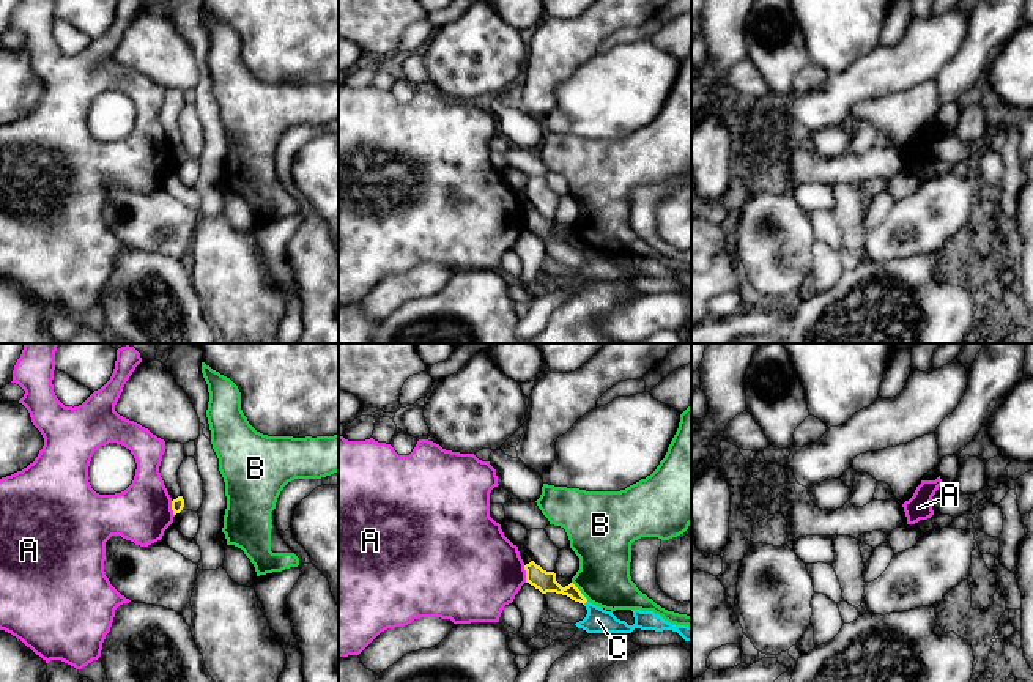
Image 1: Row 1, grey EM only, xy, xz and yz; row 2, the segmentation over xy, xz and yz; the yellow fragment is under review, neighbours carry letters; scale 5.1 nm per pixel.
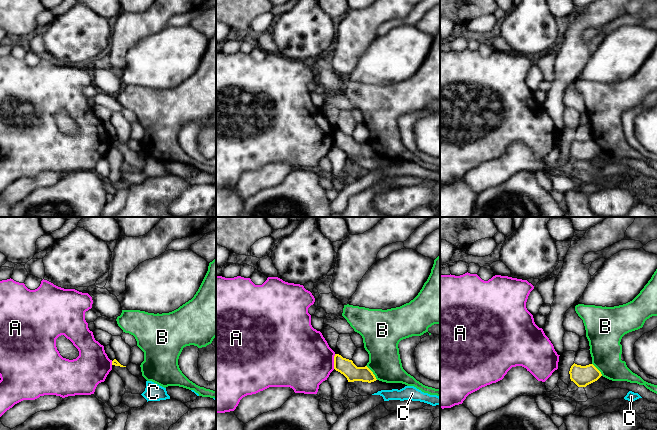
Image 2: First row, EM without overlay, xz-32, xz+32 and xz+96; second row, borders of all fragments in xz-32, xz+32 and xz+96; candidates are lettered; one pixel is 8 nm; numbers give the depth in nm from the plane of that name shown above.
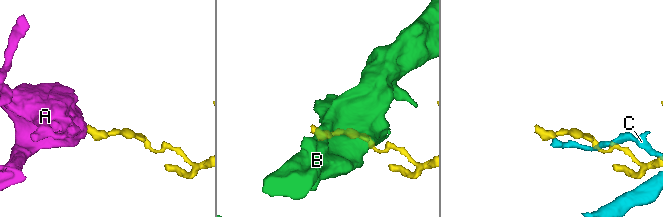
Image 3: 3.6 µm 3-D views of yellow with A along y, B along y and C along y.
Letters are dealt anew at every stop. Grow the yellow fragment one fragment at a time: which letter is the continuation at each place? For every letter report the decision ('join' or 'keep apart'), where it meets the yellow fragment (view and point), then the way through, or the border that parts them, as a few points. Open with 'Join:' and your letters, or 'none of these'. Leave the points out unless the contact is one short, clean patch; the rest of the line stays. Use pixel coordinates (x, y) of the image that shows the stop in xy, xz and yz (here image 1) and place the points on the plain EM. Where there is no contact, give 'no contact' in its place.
Join: none of these
A: keep apart | xz (526, 221) | along xz (523, 213), (526, 229)
B: keep apart | xz (580, 238)
C: keep apart | xz (584, 249) | along xz (586, 248), (583, 251)

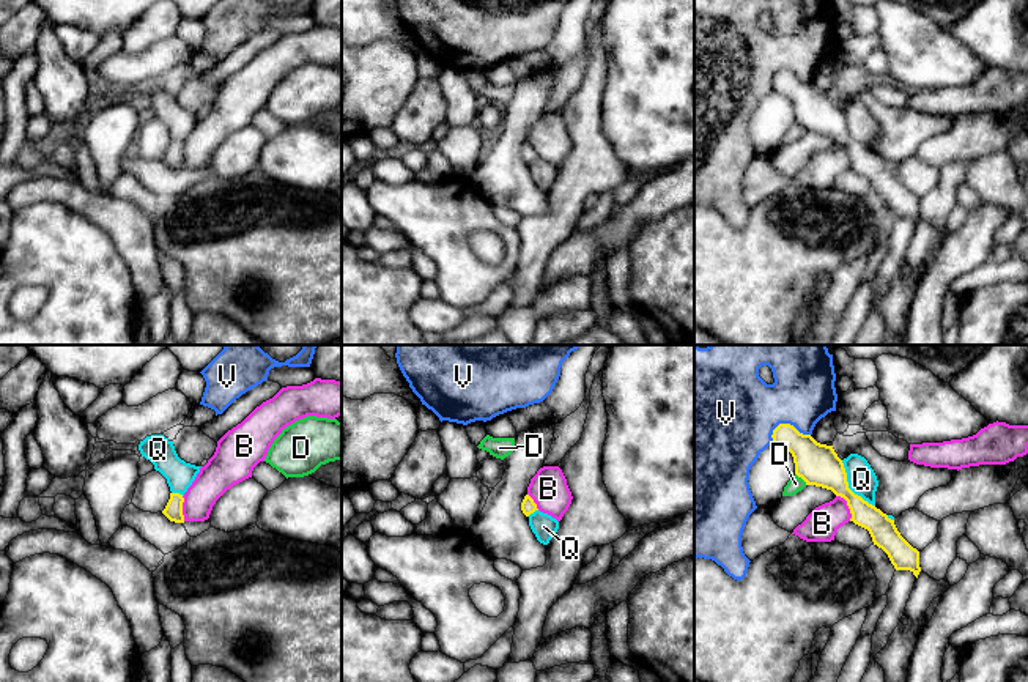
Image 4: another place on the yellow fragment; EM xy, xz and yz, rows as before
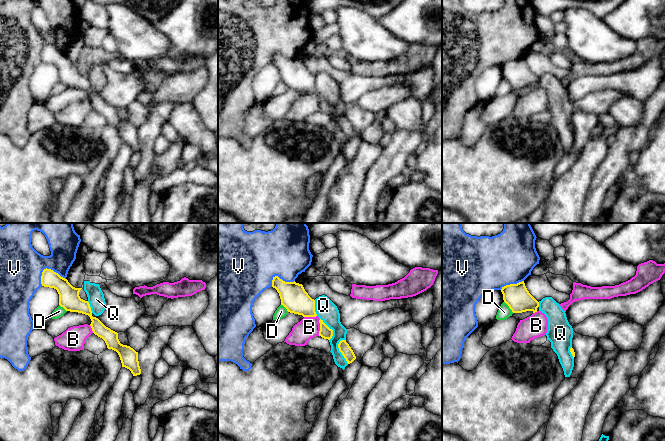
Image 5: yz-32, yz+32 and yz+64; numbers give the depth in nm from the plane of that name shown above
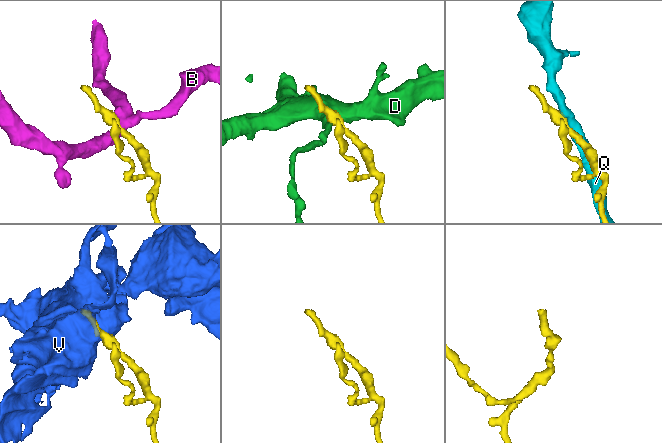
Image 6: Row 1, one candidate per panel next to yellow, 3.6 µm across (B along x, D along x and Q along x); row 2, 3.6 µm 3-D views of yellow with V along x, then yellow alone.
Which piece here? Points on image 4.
Join: none of these
B: keep apart | yz (847, 151) | along yz (836, 142), (846, 148), (850, 167)
D: keep apart | yz (802, 125) | along yz (795, 120), (806, 131)
Q: keep apart | yz (847, 134)
V: keep apart | yz (787, 71)

